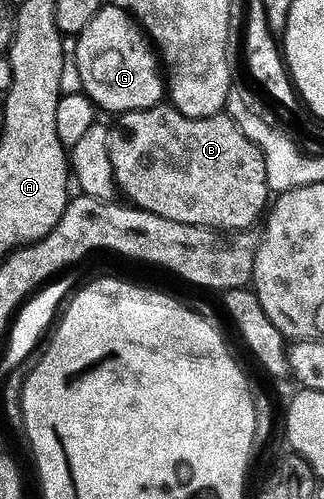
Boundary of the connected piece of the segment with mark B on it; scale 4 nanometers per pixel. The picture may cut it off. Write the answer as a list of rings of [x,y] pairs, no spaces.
[[[162,102],[156,108],[127,112],[120,117],[119,122],[121,122],[121,129],[112,133],[110,142],[111,165],[114,166],[114,178],[117,180],[118,189],[123,194],[125,191],[127,196],[125,198],[129,199],[136,207],[142,208],[144,212],[155,214],[159,218],[167,218],[171,222],[190,224],[193,228],[212,228],[214,232],[227,232],[230,234],[248,233],[247,230],[252,224],[257,222],[259,224],[262,221],[271,202],[271,189],[269,179],[267,178],[266,160],[263,158],[262,152],[255,146],[255,142],[251,142],[251,138],[247,138],[247,134],[243,134],[243,130],[239,130],[239,126],[228,114],[196,120],[195,118],[187,118],[179,109]]]

